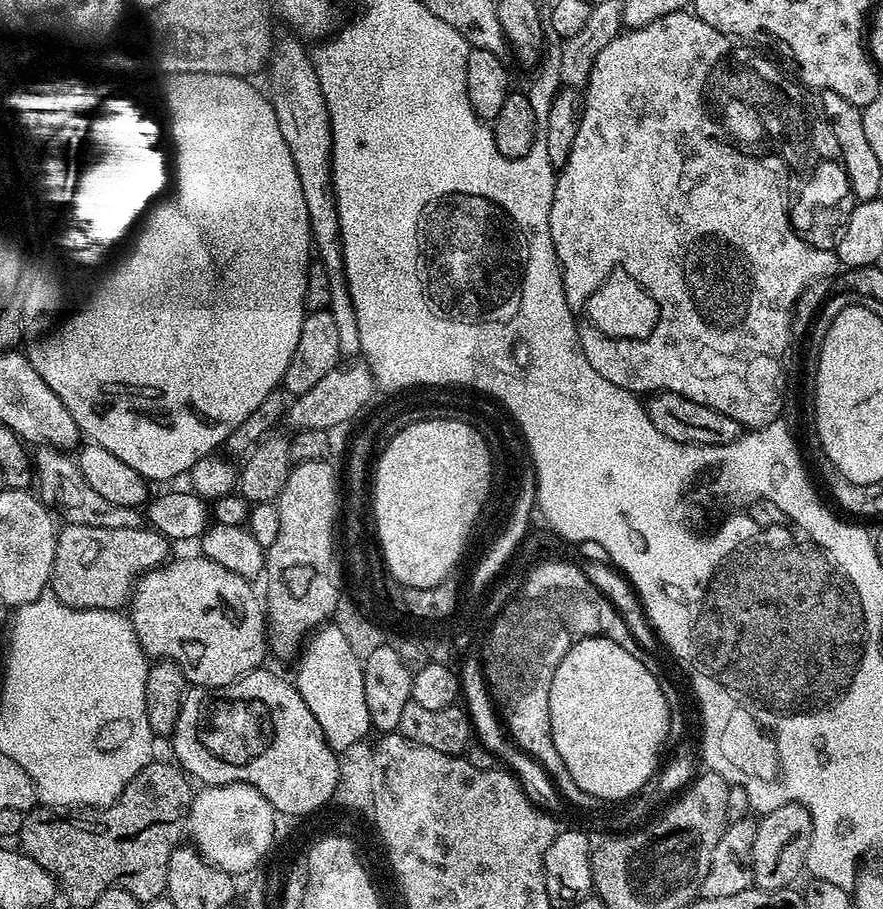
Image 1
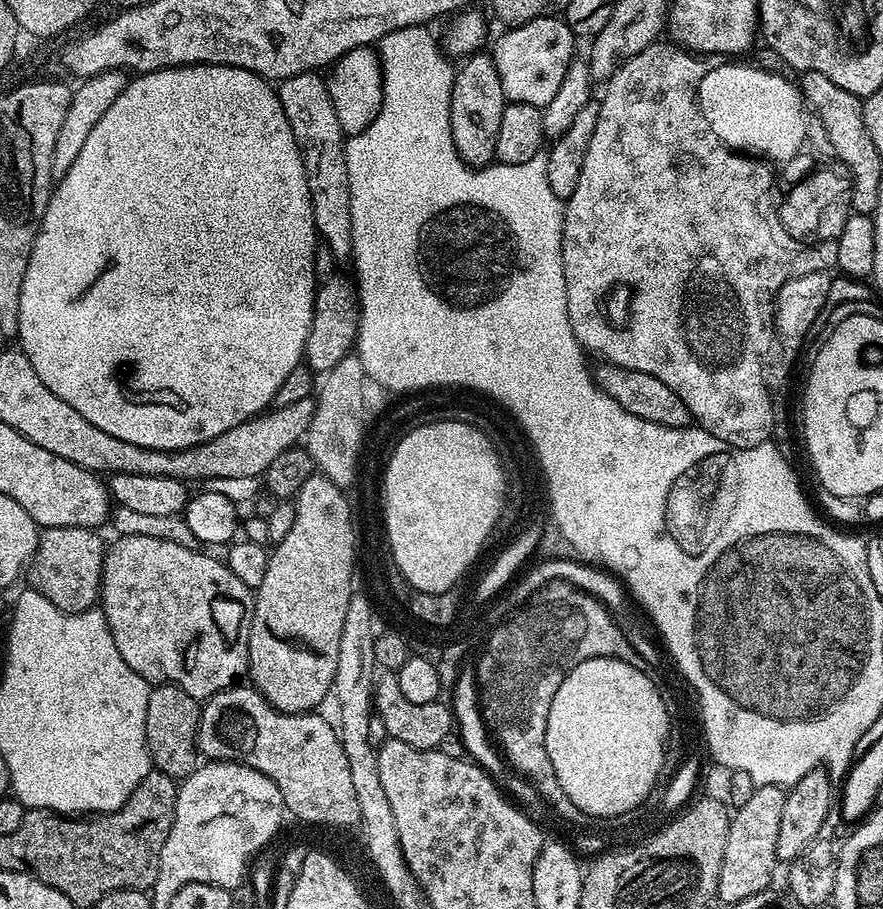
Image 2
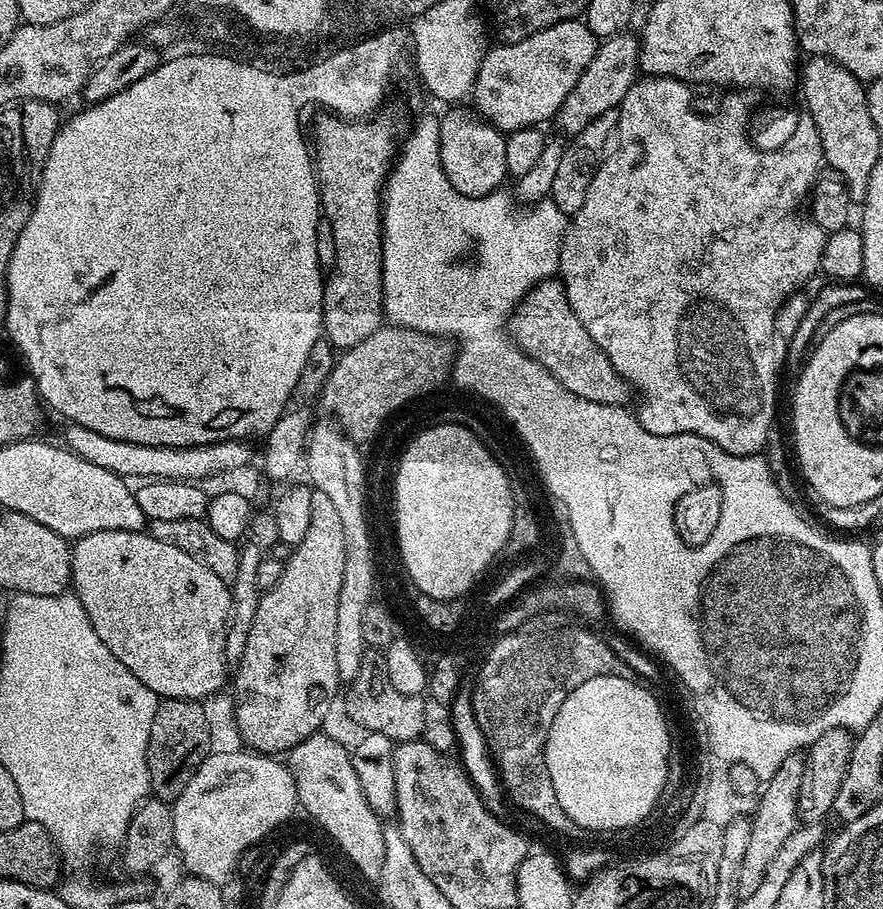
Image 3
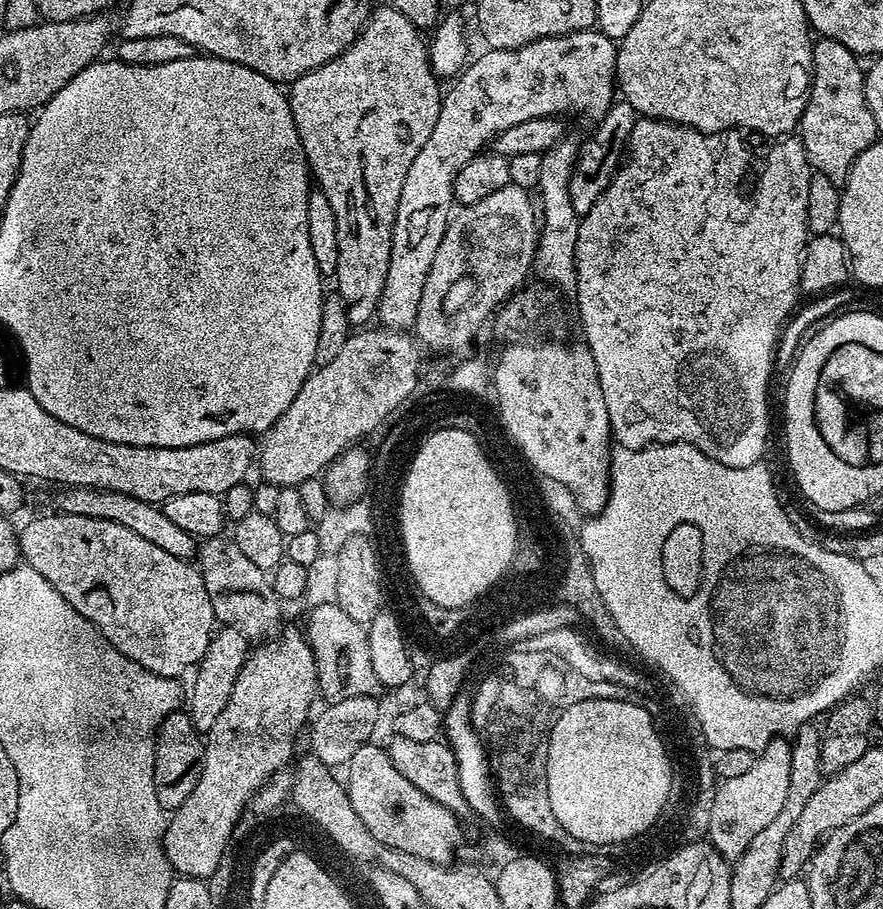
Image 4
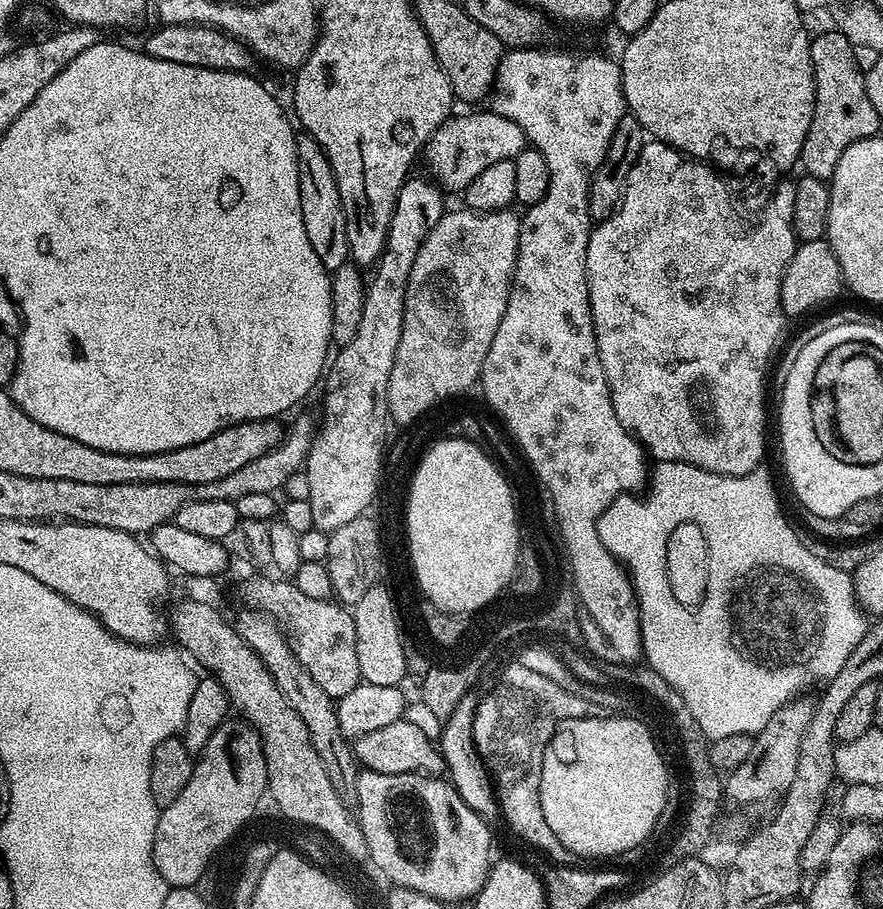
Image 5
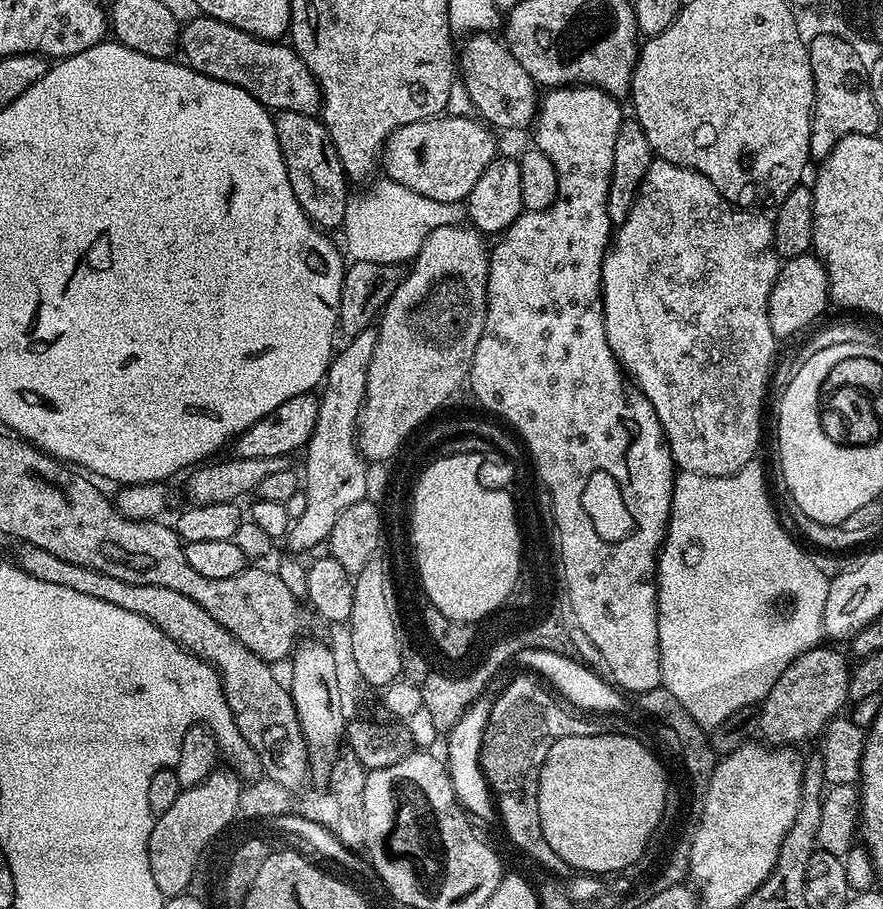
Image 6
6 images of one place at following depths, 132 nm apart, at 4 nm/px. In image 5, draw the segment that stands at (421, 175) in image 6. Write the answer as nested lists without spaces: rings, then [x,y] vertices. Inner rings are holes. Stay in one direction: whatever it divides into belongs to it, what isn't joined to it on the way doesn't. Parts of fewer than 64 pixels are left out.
[[[491,110],[472,112],[469,116],[456,116],[444,121],[439,130],[423,145],[423,159],[428,159],[428,168],[433,172],[435,183],[445,193],[463,193],[464,189],[494,162],[515,160],[526,147],[524,131],[518,122]]]

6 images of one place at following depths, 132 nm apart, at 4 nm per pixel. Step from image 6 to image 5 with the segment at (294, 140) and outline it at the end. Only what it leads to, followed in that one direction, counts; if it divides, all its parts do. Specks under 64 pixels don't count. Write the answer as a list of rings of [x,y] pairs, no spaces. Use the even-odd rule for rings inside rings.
[[[304,134],[296,141],[296,161],[298,162],[298,186],[302,202],[302,222],[306,226],[306,238],[318,254],[318,262],[329,274],[337,272],[342,265],[349,263],[350,253],[346,238],[346,218],[342,198],[338,194],[338,182],[326,154],[311,136]]]

